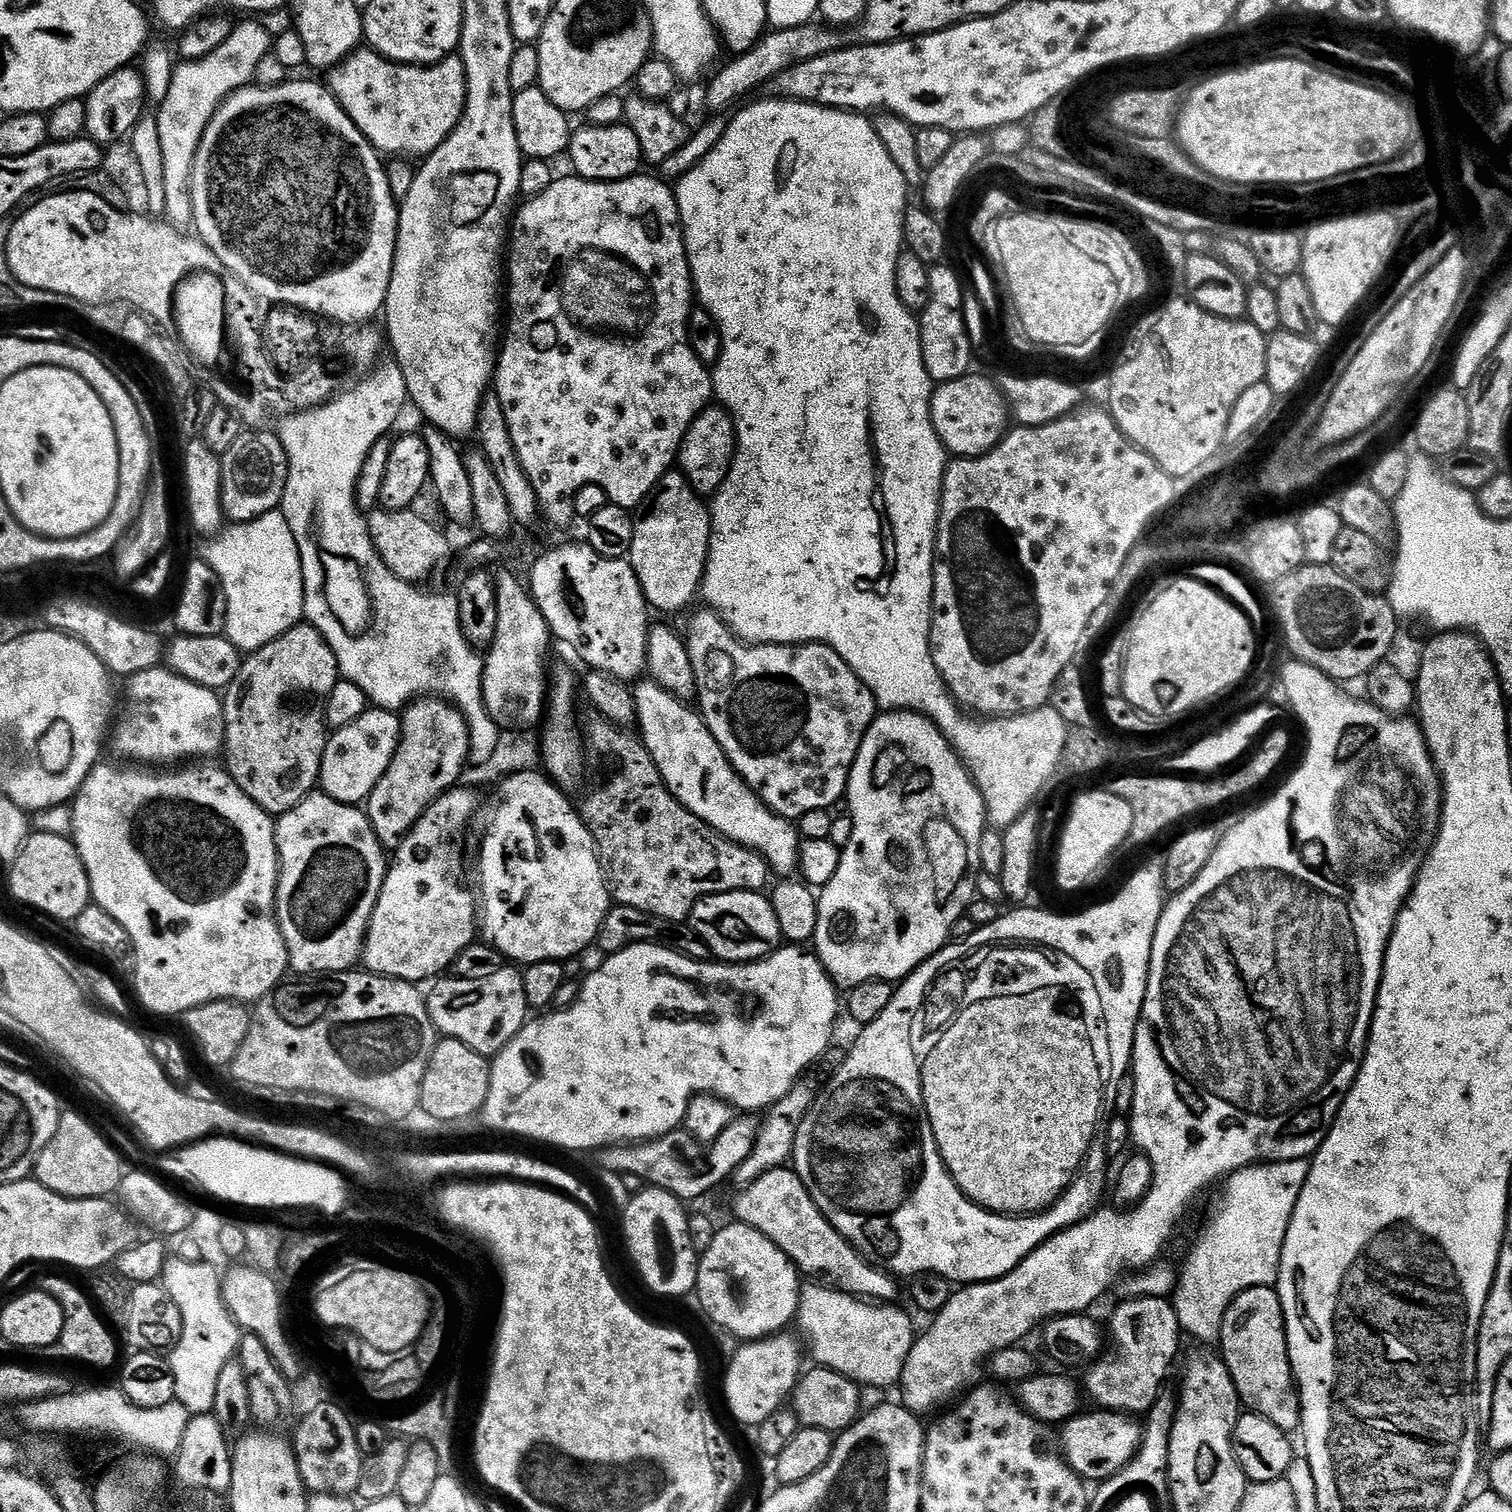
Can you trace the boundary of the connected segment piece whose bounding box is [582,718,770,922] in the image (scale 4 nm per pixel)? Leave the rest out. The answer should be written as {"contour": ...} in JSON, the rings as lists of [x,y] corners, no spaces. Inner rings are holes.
{"contour":[[[595,719],[589,722],[588,728],[586,724],[583,733],[588,793],[584,796],[582,815],[584,825],[596,843],[604,881],[619,907],[642,910],[663,920],[684,922],[691,917],[694,906],[702,898],[727,892],[758,892],[769,887],[767,860],[755,850],[721,836],[686,810],[686,806],[682,806],[682,802],[678,802],[665,786],[662,774],[658,774],[658,766],[654,766],[654,758],[650,758],[639,735],[631,736],[627,727],[612,724],[609,720]]]}

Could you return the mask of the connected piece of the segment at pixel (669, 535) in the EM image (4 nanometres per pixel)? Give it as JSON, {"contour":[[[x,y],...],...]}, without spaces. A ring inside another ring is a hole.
{"contour":[[[667,472],[654,486],[652,493],[635,509],[634,542],[630,542],[627,559],[644,591],[644,598],[653,609],[660,612],[680,612],[692,599],[697,599],[700,584],[704,580],[704,567],[708,561],[708,547],[712,537],[710,508],[699,492],[693,490],[683,472]]]}

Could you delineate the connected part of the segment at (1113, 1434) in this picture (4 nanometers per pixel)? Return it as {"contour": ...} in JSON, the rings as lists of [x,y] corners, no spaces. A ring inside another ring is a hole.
{"contour":[[[1107,1410],[1099,1413],[1100,1424],[1093,1428],[1079,1428],[1075,1419],[1065,1420],[1060,1432],[1060,1444],[1064,1447],[1063,1459],[1069,1468],[1085,1482],[1103,1482],[1120,1471],[1123,1465],[1129,1464],[1136,1456],[1140,1448],[1140,1437],[1142,1428],[1139,1423],[1135,1424],[1131,1415],[1123,1412],[1109,1412]]]}

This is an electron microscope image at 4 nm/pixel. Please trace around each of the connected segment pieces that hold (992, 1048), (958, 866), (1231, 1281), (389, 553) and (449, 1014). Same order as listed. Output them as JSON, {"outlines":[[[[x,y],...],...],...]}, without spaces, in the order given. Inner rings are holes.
{"outlines":[[[[1006,954],[1008,956],[1007,970],[1014,970],[1016,974],[996,976],[992,984],[982,984],[982,992],[988,991],[991,995],[986,1002],[980,1002],[971,1011],[965,1012],[956,1028],[944,1037],[944,1043],[933,1049],[929,1047],[929,1056],[922,1060],[920,1065],[920,1085],[924,1095],[924,1112],[932,1127],[936,1145],[940,1151],[942,1162],[951,1174],[952,1181],[963,1190],[964,1195],[981,1208],[990,1212],[999,1212],[1005,1216],[1026,1216],[1043,1212],[1051,1208],[1071,1186],[1076,1179],[1080,1168],[1084,1165],[1084,1156],[1088,1152],[1093,1140],[1097,1139],[1096,1123],[1102,1120],[1104,1079],[1099,1073],[1097,1059],[1092,1058],[1093,1047],[1088,1047],[1088,1038],[1084,1035],[1084,1028],[1077,1023],[1077,1015],[1072,1012],[1063,1012],[1060,1009],[1061,993],[1054,988],[1036,990],[1036,960],[1034,954]]],[[[884,710],[877,715],[875,720],[873,720],[872,725],[868,728],[866,738],[862,738],[862,746],[858,750],[858,758],[850,770],[848,791],[846,793],[846,805],[847,804],[849,810],[852,811],[852,833],[848,836],[848,845],[846,843],[843,845],[840,853],[840,861],[838,862],[838,870],[835,872],[834,878],[830,878],[830,882],[826,887],[819,889],[818,899],[816,901],[816,905],[818,906],[818,922],[816,923],[816,935],[814,937],[814,945],[816,944],[816,948],[814,947],[814,954],[820,960],[821,966],[828,971],[829,976],[832,978],[832,983],[844,990],[858,986],[862,982],[870,982],[871,980],[886,980],[889,982],[902,981],[922,962],[926,962],[930,959],[938,949],[943,948],[945,944],[949,943],[951,927],[954,926],[954,922],[958,922],[960,916],[967,913],[968,906],[974,899],[974,880],[971,875],[968,877],[968,848],[970,848],[970,850],[976,850],[978,848],[979,839],[982,838],[982,834],[986,829],[986,805],[982,798],[982,794],[980,793],[980,787],[972,781],[972,776],[968,773],[968,768],[963,760],[960,759],[959,754],[952,749],[952,743],[945,738],[939,726],[930,718],[923,716],[920,712],[890,712]]],[[[1270,1162],[1248,1165],[1227,1177],[1227,1186],[1218,1204],[1205,1222],[1184,1268],[1181,1267],[1176,1290],[1172,1295],[1175,1312],[1178,1314],[1181,1329],[1187,1335],[1189,1333],[1206,1343],[1203,1345],[1219,1343],[1224,1316],[1237,1296],[1246,1289],[1273,1287],[1280,1275],[1282,1246],[1301,1190],[1288,1188],[1288,1182],[1282,1182],[1282,1176],[1278,1176],[1278,1172],[1272,1174],[1264,1170],[1270,1170]]],[[[376,508],[367,517],[371,540],[386,568],[403,581],[418,584],[447,560],[449,554],[452,554],[452,547],[442,530],[436,530],[432,523],[415,512],[413,509],[388,511]]],[[[505,966],[491,978],[477,978],[474,982],[455,978],[437,979],[431,985],[433,988],[426,992],[428,1013],[437,1033],[441,1037],[470,1046],[470,1050],[482,1057],[495,1057],[523,1030],[530,1016],[524,978],[515,970],[515,967]]]]}

